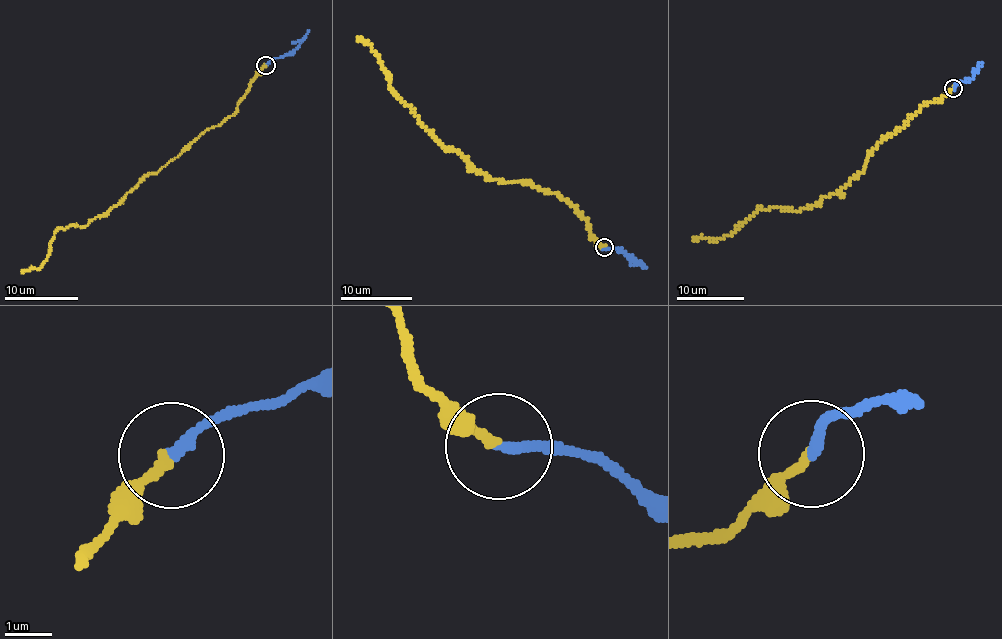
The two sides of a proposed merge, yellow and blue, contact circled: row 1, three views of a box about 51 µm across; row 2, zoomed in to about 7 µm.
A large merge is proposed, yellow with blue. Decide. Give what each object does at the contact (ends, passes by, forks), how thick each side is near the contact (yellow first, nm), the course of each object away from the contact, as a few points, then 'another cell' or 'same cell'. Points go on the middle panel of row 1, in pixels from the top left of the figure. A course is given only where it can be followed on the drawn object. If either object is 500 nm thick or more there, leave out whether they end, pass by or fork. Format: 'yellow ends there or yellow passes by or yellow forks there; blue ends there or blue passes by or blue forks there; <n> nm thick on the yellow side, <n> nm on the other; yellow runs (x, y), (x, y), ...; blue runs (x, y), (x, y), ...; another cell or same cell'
yellow ends there; blue ends there; 190 nm thick on the yellow side, 240 nm on the other; yellow runs (603, 248), (559, 195), (518, 181), (489, 180), (443, 147), (390, 86), (378, 54), (357, 37); blue runs (604, 248), (628, 254), (645, 266); same cell

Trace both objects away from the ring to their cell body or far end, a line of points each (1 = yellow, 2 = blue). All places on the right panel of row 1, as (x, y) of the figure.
1: (953, 89), (880, 140), (866, 160), (865, 169), (815, 205), (799, 211), (760, 209), (719, 239), (692, 240)
2: (953, 89), (954, 84), (964, 82), (981, 62)

